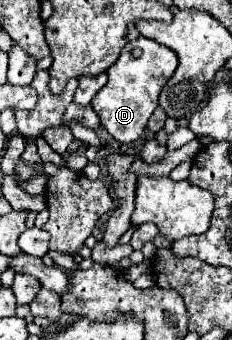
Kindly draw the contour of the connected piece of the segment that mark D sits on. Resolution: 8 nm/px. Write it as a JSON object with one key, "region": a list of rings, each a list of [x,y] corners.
{"region":[[[138,37],[122,49],[118,61],[106,71],[108,83],[94,95],[90,103],[100,123],[116,141],[132,143],[142,135],[152,111],[158,107],[160,89],[174,75],[176,65],[178,57],[170,47],[150,41],[146,37]]]}

